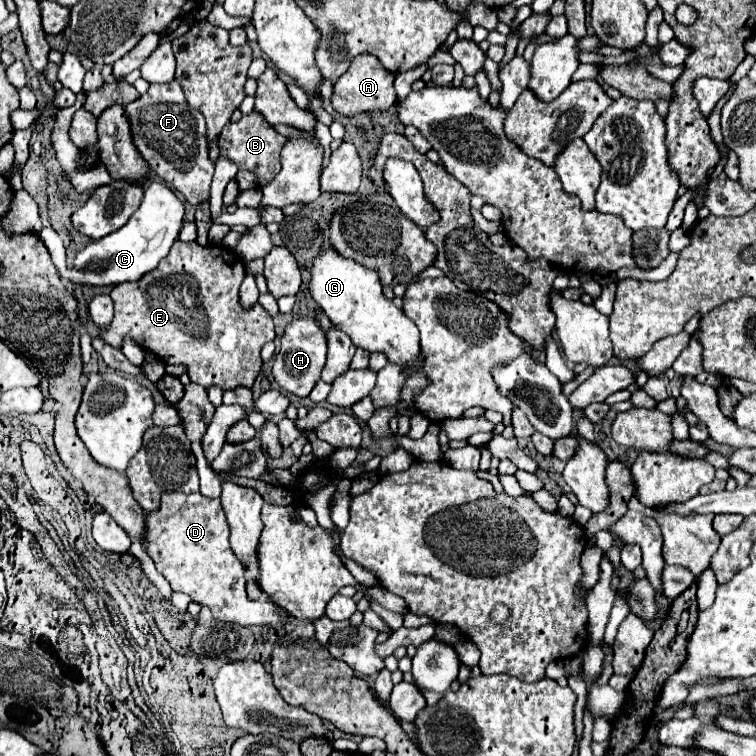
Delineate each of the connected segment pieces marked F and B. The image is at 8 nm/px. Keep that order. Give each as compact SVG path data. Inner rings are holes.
M176 80L168 84L152 84L150 90L138 100L126 106L132 138L150 164L152 172L178 190L188 204L198 206L210 200L210 182L212 182L212 160L208 158L208 140L206 140L206 122L198 110L190 108L184 90Z
M250 112L242 116L242 120L226 124L218 136L220 154L228 160L236 162L240 170L252 170L258 176L258 184L268 184L272 176L280 170L280 144L284 144L284 136L278 134L258 112Z

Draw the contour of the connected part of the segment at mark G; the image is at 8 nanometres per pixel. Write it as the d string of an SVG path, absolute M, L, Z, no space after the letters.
M328 246L320 250L318 256L312 260L308 292L312 300L328 314L330 322L352 338L356 348L382 352L386 354L388 362L404 368L408 378L406 386L400 390L400 404L396 406L396 410L398 414L414 414L416 396L428 386L428 376L422 370L418 328L400 308L394 306L392 300L382 294L378 274L370 268L364 268L352 258L340 256L332 246Z

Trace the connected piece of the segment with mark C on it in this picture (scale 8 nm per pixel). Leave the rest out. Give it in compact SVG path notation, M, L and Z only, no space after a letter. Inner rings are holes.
M152 180L144 192L140 208L130 216L128 224L112 232L112 236L104 236L104 240L94 240L86 248L82 248L74 258L74 266L64 270L60 276L70 280L72 284L90 288L136 282L146 272L152 272L164 256L168 256L174 240L180 234L182 218L184 204L164 186L164 182Z

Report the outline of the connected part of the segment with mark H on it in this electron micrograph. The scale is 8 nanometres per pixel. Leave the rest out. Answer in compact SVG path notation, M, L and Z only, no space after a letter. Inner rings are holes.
M298 318L292 320L282 336L282 346L280 352L274 358L272 366L272 376L278 382L278 386L298 398L306 398L314 384L320 380L320 372L326 362L326 334L320 328L320 324L314 318Z

